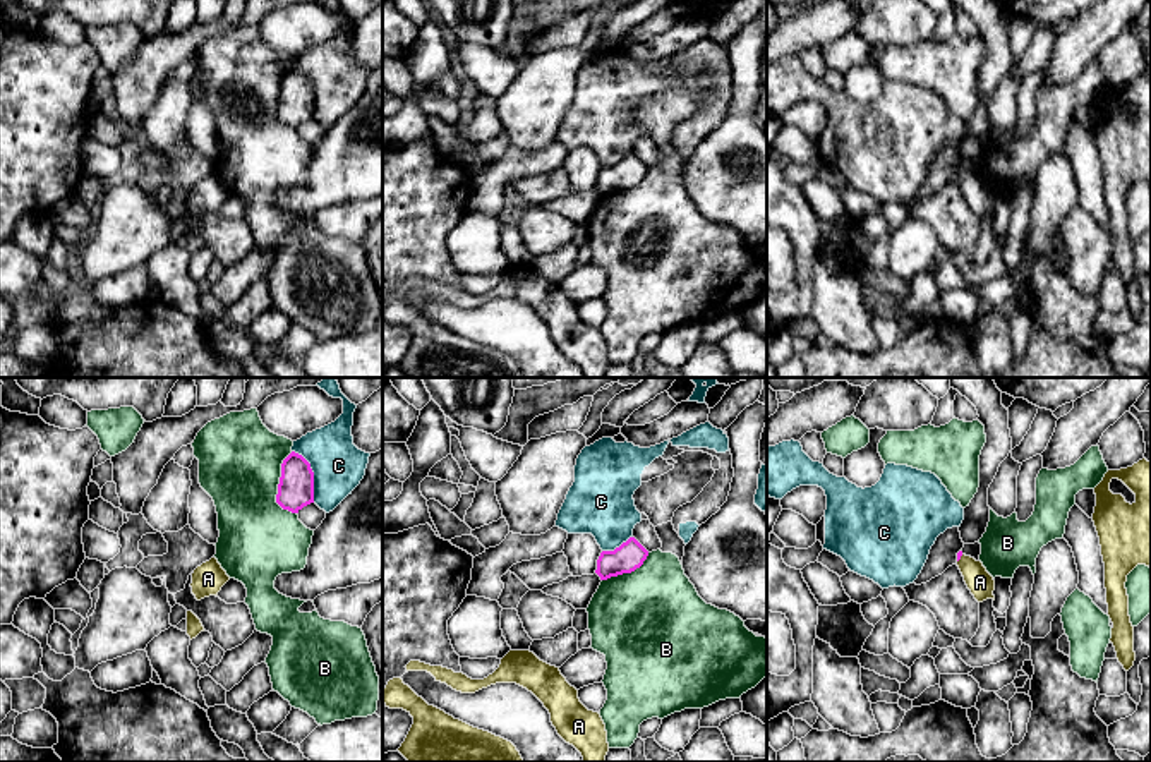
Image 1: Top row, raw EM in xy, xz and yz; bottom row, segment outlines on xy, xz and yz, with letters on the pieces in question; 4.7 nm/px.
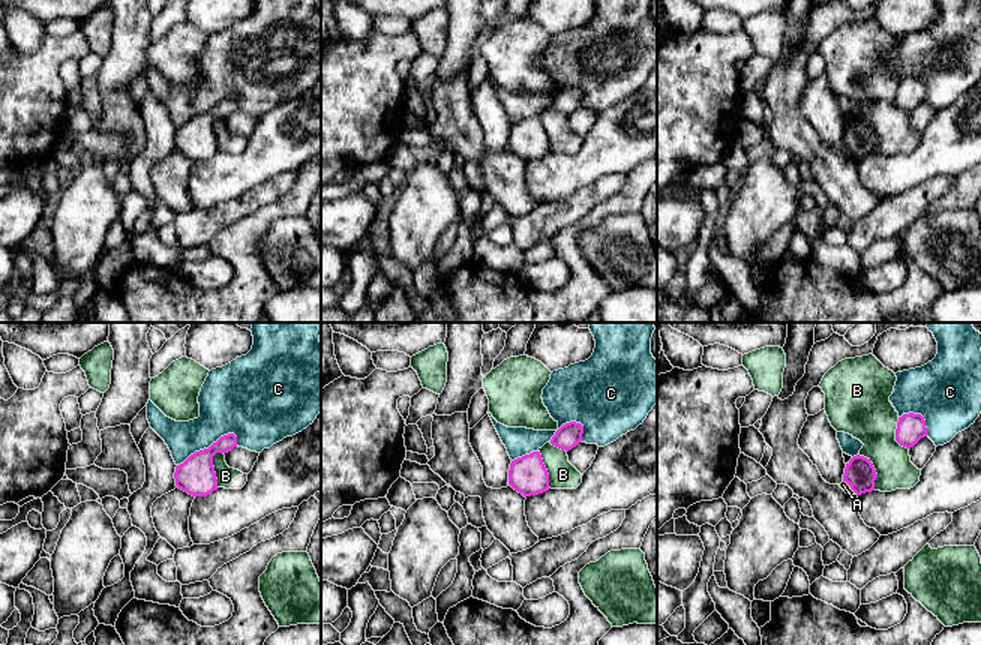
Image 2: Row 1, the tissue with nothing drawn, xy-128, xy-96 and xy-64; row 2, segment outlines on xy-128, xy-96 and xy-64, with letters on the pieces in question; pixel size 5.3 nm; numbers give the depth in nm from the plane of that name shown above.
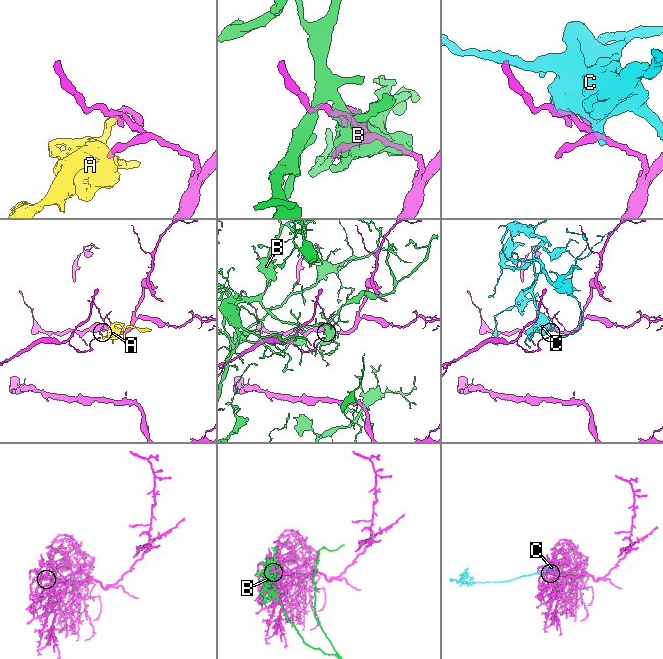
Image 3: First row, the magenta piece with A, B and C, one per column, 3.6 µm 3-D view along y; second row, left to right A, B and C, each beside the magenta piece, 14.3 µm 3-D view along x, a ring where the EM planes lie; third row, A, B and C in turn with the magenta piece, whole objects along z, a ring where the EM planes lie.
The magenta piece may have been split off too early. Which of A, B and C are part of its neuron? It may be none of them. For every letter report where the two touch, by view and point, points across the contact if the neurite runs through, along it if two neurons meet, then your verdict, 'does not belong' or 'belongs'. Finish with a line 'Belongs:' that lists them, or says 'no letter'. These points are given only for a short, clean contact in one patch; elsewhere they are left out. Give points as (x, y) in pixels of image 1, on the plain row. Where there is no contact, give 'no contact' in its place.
A: contact yz (959, 174); border yz (963, 170), (958, 177); does not belong
B: contact xy (278, 102); does not belong
C: contact xy (313, 90); does not belong
Belongs: no letter

